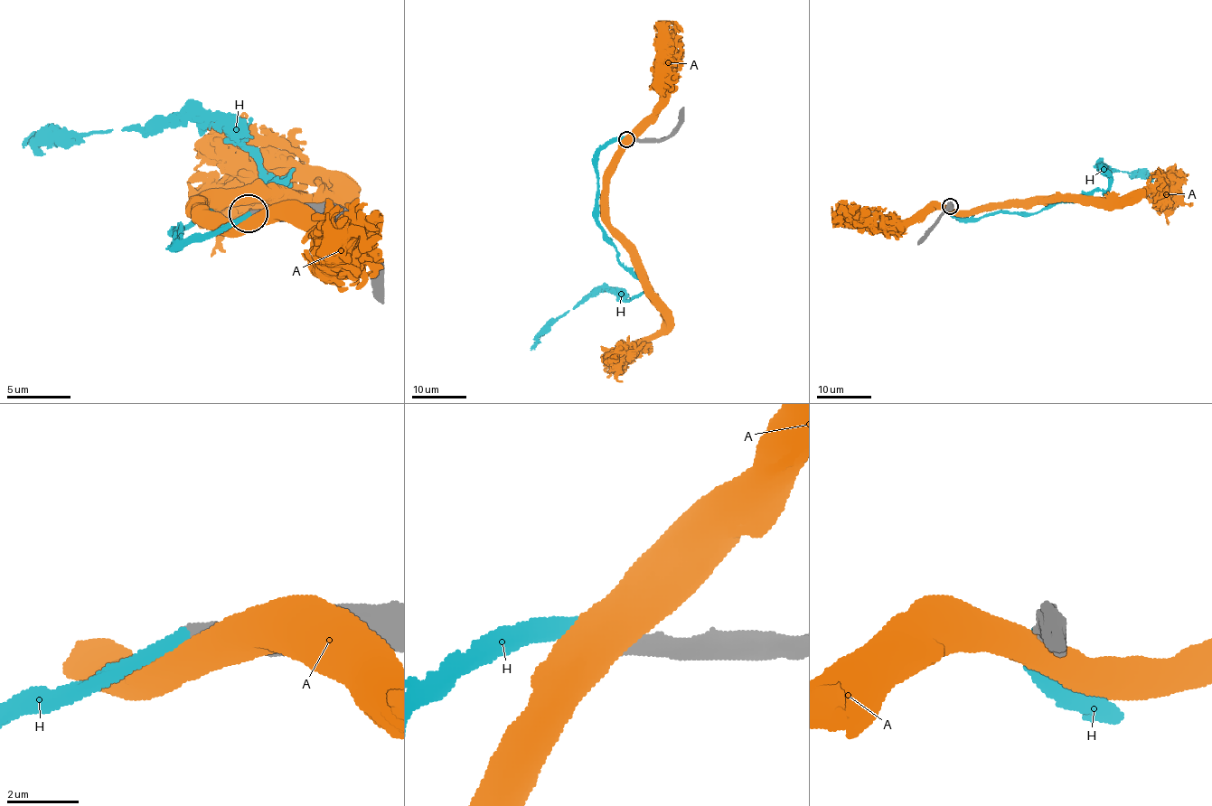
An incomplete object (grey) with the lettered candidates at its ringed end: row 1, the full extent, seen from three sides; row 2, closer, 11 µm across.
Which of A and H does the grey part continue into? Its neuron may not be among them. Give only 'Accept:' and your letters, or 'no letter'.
Accept: no letter

